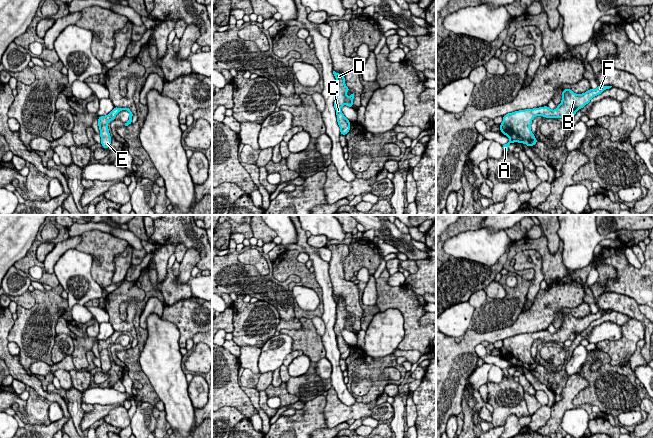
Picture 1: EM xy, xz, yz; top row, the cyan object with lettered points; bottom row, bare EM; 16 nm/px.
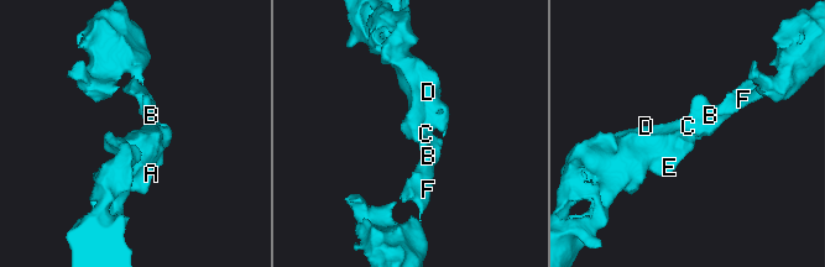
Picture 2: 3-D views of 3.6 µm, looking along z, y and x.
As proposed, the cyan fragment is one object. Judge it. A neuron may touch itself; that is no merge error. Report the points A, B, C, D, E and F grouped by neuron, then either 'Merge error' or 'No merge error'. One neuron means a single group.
Groups: A B C D E F. No merge error

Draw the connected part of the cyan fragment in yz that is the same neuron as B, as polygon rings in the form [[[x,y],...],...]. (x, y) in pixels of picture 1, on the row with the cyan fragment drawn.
[[[598,85],[593,90],[589,89],[583,94],[575,94],[571,89],[563,89],[561,95],[561,103],[557,105],[556,110],[552,110],[547,106],[519,110],[512,113],[508,113],[503,116],[503,122],[500,124],[500,131],[506,135],[510,141],[507,144],[503,144],[503,150],[505,153],[509,152],[508,146],[514,142],[526,144],[531,147],[537,143],[535,135],[531,132],[532,120],[535,116],[544,116],[545,118],[565,118],[567,116],[573,117],[578,109],[582,109],[590,100],[604,90],[611,88],[612,86]]]

